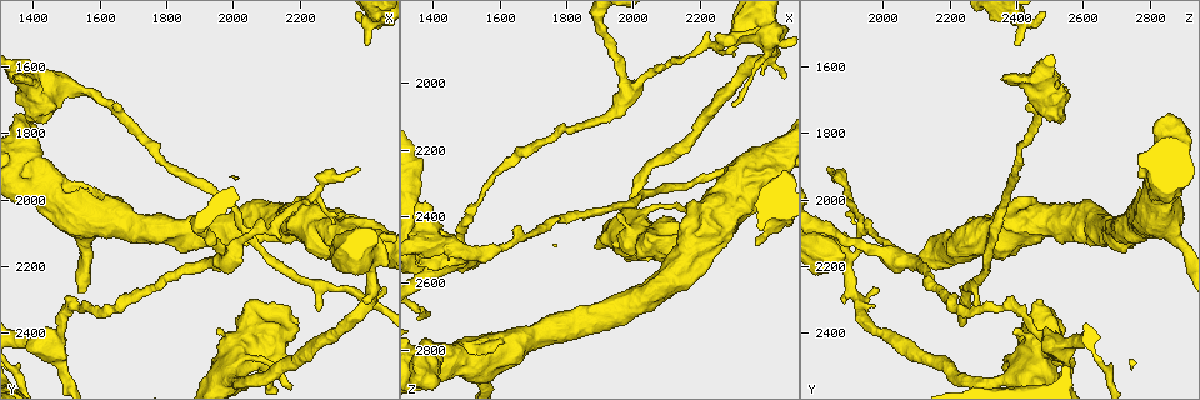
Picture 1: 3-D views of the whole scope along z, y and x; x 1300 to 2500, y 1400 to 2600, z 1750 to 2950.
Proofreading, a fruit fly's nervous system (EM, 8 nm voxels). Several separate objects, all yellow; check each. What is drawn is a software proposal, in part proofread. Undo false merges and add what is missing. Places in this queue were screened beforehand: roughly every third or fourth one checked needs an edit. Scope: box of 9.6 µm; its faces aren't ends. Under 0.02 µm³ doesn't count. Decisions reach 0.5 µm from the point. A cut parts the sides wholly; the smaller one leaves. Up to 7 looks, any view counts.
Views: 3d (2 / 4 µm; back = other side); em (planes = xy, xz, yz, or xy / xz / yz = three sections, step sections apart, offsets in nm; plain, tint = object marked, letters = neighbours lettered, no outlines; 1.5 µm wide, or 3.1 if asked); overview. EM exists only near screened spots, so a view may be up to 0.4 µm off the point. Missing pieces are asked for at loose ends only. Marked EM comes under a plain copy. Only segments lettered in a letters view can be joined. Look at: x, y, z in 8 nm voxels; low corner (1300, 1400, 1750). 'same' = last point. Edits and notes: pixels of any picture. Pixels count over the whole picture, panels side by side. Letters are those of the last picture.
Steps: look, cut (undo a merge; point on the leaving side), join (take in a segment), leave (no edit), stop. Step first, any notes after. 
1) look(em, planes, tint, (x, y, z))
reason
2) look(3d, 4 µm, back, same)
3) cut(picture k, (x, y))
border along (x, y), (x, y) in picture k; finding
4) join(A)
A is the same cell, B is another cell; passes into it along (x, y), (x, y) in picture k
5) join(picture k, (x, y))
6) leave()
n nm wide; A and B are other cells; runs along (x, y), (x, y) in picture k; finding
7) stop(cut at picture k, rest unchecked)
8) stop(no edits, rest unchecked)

look(em, yz, step 8, letters, (2400, 1540, 2400))
an open end

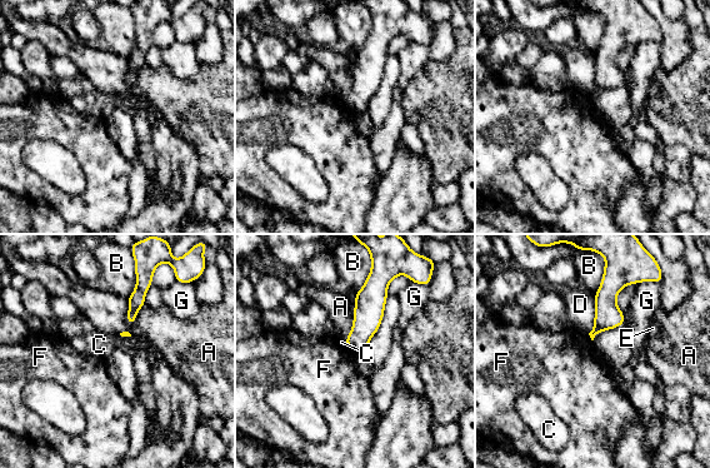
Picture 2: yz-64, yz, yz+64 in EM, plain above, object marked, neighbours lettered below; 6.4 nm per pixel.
leave()
A, B, C, D, E, F and G are other cells; border along (345, 344), (353, 350) in picture 2; none of them fits

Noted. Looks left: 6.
look(3d, 2 µm, (2260, 2330, 2280))
an open end

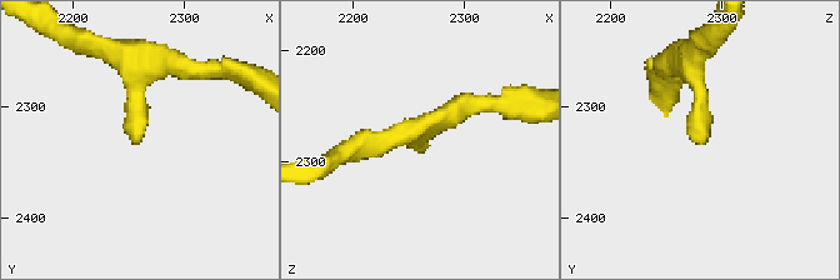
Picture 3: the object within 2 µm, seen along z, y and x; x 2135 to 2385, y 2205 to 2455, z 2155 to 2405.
look(em, xy, step 8, tint, (2262, 2328, 2274))

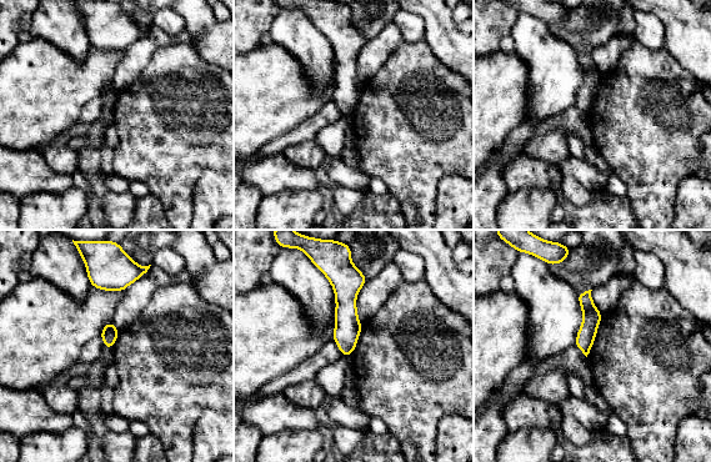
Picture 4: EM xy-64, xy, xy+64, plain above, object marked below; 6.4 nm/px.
look(em, xy, step 8, letters, same)
see the neighbours

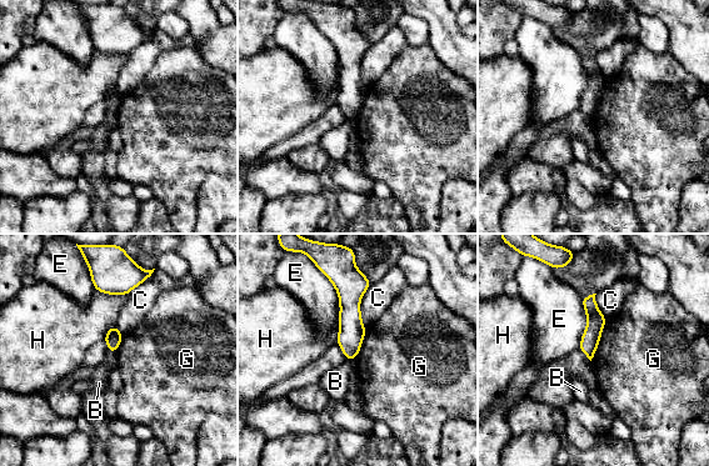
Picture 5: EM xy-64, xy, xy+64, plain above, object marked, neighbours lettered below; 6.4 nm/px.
leave()
B, C, E, G and H are other cells; none of them fits

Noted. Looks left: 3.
look(em, planes, letters, (2300, 2070, 1920))
tapers out

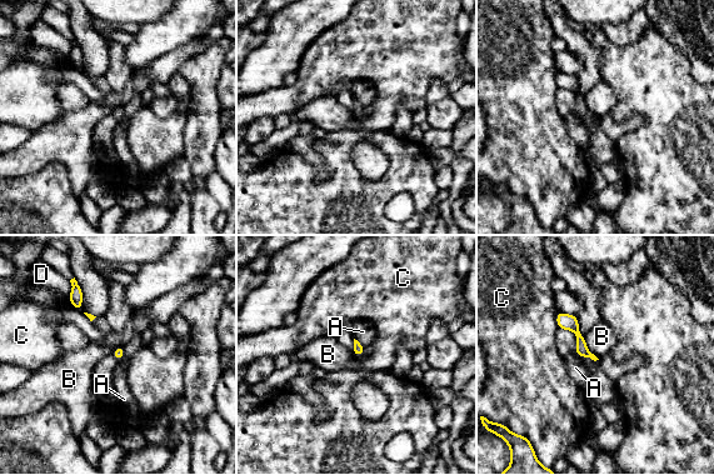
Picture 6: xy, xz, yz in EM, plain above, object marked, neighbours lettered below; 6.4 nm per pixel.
leave()
A, B, C and D are other cells; border along (584, 336), (587, 348), (599, 359) in picture 6; no lettered segment goes on from it

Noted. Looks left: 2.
stop(no edits, rest unchecked)

